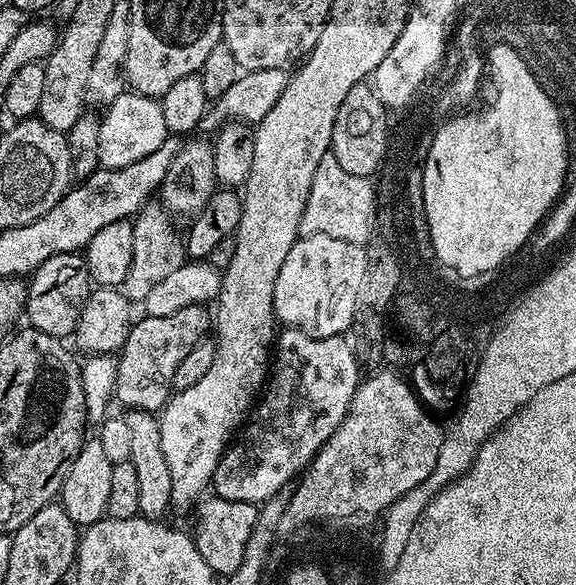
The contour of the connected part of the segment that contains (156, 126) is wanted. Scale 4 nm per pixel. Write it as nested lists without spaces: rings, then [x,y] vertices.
[[[126,90],[112,104],[103,109],[100,116],[100,129],[98,130],[98,154],[100,155],[100,168],[125,168],[134,166],[146,154],[154,154],[162,146],[162,142],[169,139],[170,133],[166,126],[166,118],[162,118],[162,106],[159,99],[154,96],[143,96],[137,92]]]

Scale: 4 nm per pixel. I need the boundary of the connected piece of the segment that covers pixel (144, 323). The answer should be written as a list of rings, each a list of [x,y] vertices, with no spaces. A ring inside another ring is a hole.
[[[195,304],[162,318],[144,314],[128,329],[124,347],[116,361],[115,399],[121,400],[125,409],[137,408],[143,412],[159,413],[173,395],[172,379],[178,362],[190,354],[198,341],[205,339],[210,332],[210,312],[205,305]]]

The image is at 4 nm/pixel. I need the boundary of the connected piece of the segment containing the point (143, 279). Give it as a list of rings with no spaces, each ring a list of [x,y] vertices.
[[[149,202],[136,213],[132,220],[134,230],[134,254],[126,278],[118,285],[119,291],[129,302],[142,302],[158,282],[162,282],[171,272],[178,270],[186,262],[186,240],[176,233],[173,217],[169,216],[164,205]]]

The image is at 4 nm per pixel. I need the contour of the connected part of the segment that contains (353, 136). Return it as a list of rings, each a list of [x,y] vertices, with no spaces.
[[[367,83],[356,84],[346,94],[342,106],[338,106],[338,118],[334,118],[330,154],[349,174],[375,177],[388,148],[390,112],[378,98],[375,88]]]

